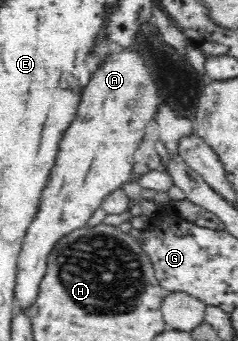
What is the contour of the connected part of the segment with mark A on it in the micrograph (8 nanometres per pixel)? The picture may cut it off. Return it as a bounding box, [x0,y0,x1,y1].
[17,51,161,311]

